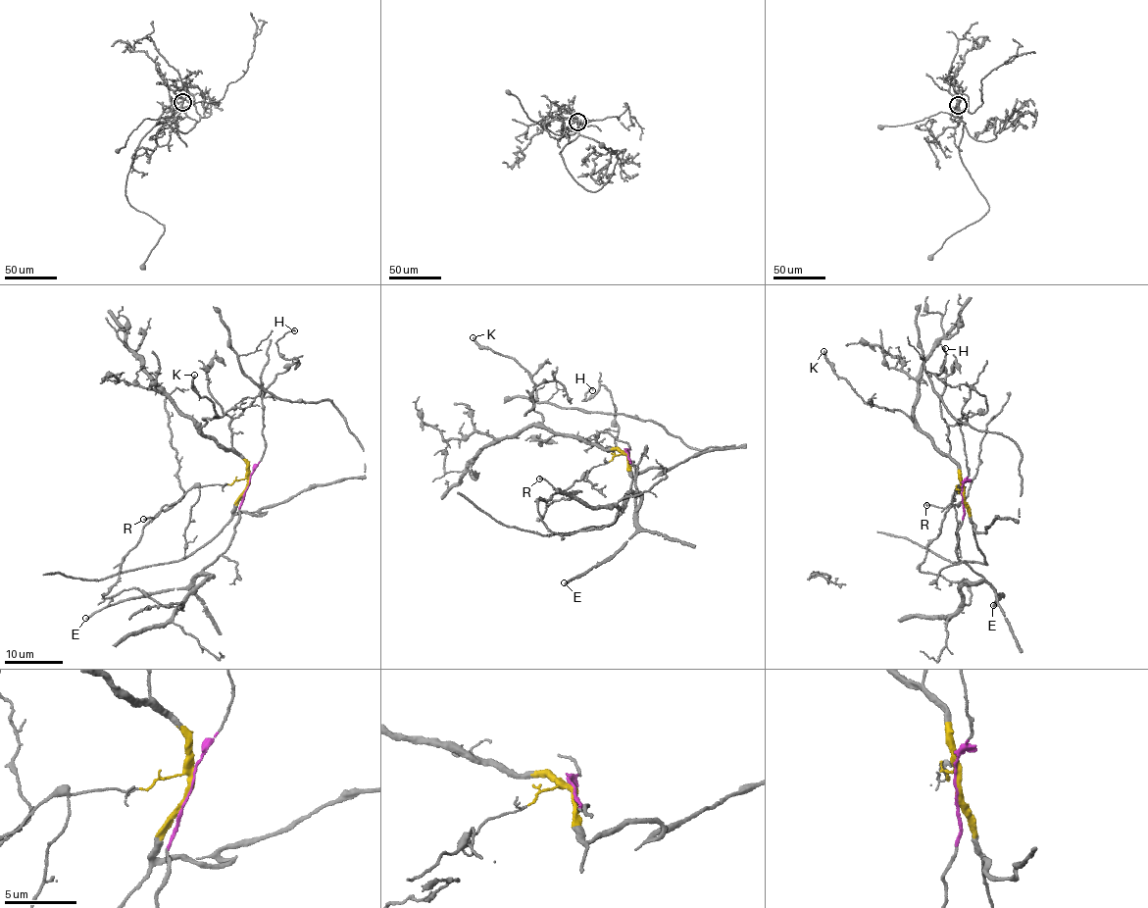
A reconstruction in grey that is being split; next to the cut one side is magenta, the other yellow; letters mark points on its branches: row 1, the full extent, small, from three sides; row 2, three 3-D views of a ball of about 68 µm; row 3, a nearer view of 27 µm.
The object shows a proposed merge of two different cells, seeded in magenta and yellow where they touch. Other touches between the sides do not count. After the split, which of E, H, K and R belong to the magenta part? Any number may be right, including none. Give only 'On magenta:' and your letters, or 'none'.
On magenta: E

